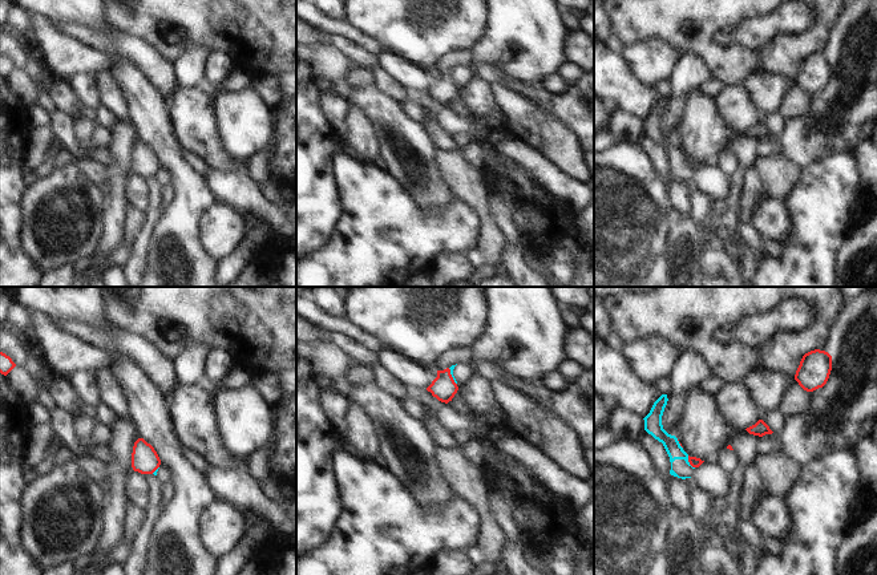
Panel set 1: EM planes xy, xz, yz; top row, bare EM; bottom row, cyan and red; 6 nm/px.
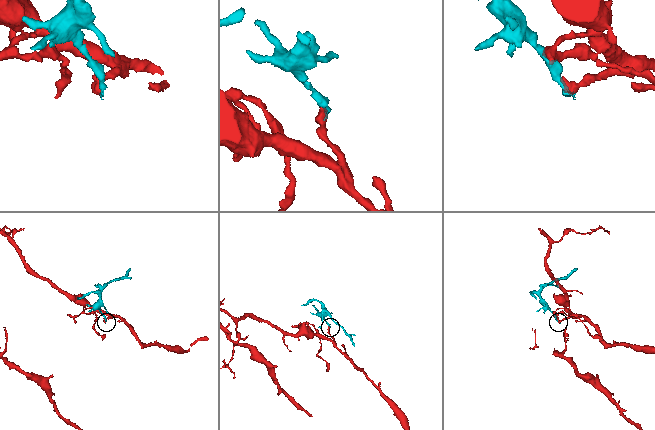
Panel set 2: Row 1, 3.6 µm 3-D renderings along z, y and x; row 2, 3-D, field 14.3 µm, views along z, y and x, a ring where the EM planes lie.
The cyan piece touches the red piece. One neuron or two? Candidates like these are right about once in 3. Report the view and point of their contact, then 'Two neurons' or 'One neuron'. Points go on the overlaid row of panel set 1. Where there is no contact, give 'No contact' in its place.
Touches cyan at yz (688, 462). Two neurons.

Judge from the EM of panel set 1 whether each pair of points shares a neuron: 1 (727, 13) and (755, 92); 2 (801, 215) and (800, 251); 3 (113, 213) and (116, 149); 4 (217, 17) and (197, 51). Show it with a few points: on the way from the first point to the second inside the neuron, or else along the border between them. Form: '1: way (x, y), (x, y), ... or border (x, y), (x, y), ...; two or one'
1: border (779, 76), (760, 69), (750, 69), (735, 82); two
2: way (801, 225), (801, 242); one
3: way (117, 197), (120, 165); one
4: border (207, 52), (202, 45), (192, 45), (173, 60); two

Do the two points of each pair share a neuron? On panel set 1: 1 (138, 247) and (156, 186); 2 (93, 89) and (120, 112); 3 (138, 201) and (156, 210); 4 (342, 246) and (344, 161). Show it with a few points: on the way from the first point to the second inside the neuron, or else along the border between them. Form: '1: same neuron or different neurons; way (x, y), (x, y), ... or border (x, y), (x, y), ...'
1: same neuron; way (148, 233), (156, 211), (156, 201)
2: different neurons; border (97, 73), (104, 104)
3: different neurons; border (148, 177), (150, 197), (146, 211)
4: same neuron; way (355, 227), (355, 183)

